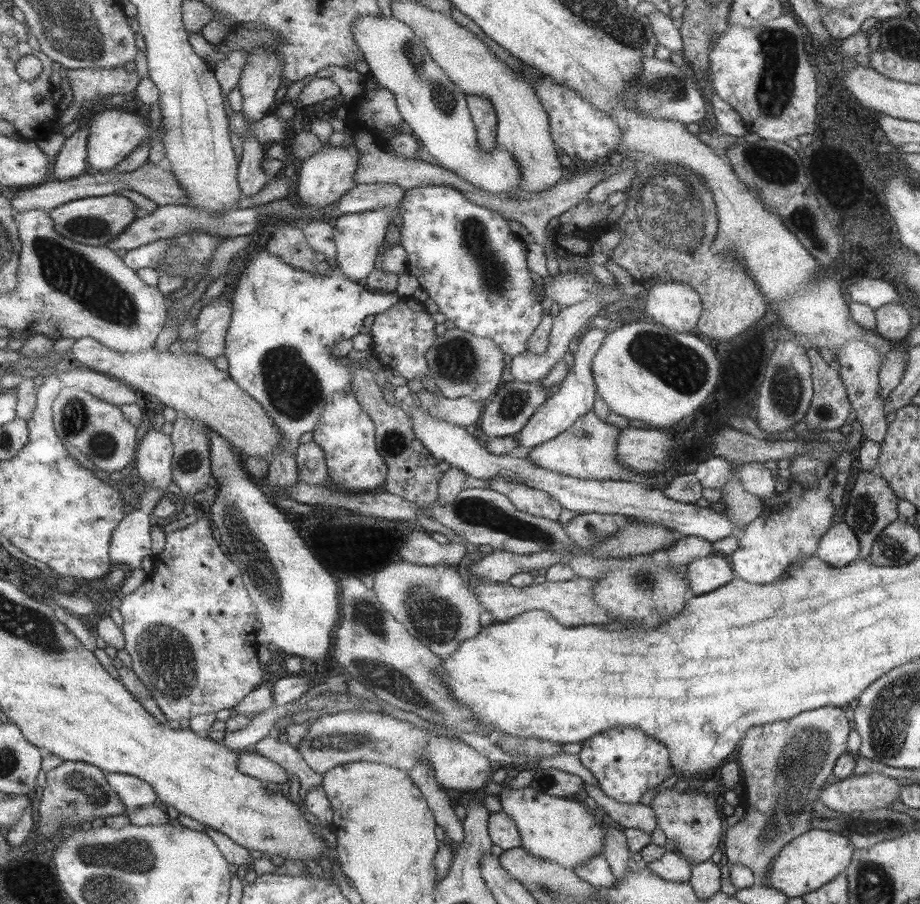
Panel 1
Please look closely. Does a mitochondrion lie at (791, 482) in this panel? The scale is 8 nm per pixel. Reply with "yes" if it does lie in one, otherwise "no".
no

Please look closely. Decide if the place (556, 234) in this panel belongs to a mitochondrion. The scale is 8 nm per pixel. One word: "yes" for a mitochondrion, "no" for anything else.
no

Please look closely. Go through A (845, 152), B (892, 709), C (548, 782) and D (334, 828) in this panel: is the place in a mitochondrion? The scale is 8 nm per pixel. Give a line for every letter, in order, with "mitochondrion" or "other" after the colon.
A: other
B: mitochondrion
C: mitochondrion
D: other

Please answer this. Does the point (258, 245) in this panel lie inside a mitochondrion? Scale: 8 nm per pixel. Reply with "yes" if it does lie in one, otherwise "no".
no

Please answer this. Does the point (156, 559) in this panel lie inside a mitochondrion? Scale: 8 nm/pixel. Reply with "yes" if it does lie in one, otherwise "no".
no

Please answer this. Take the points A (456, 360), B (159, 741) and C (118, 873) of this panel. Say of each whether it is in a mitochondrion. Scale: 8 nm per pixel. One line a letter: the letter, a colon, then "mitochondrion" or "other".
A: mitochondrion
B: other
C: mitochondrion

